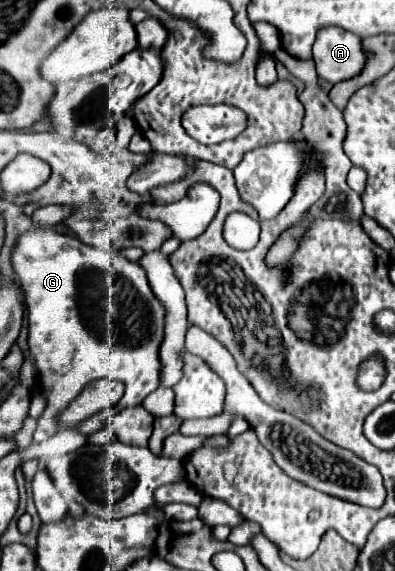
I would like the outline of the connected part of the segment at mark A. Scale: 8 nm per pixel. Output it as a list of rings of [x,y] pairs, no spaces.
[[[323,27],[313,45],[313,59],[317,75],[329,83],[355,77],[365,65],[365,51],[361,51],[361,37],[339,27]]]

